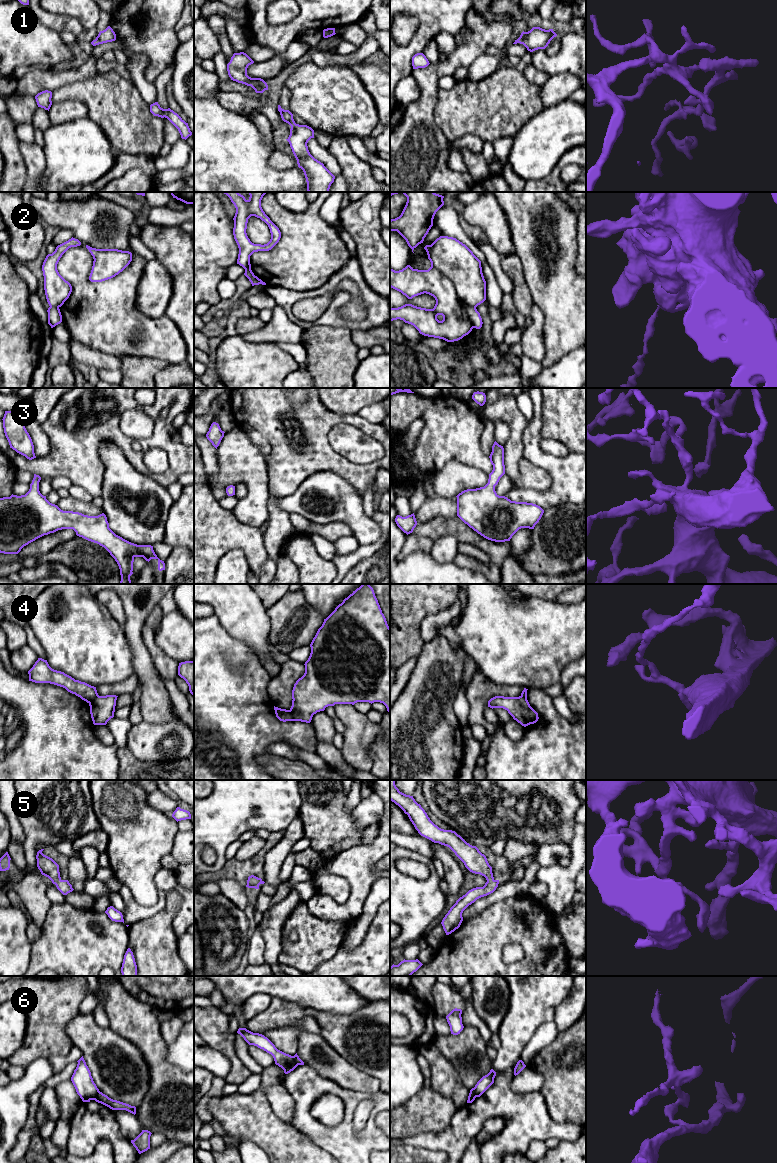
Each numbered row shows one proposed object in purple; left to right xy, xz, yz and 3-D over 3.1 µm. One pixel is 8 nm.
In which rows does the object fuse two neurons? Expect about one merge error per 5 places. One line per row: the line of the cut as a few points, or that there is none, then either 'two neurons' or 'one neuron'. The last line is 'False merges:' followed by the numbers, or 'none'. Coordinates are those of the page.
1: no cut | one neuron
2: yz (468, 305), (467, 317), (473, 327) | two neurons
3: no cut | one neuron
4: xz (288, 710), (291, 713), (292, 720) | two neurons
5: no cut | one neuron
6: xy (99, 1091), (94, 1099) | two neurons
False merges: 2, 4, 6

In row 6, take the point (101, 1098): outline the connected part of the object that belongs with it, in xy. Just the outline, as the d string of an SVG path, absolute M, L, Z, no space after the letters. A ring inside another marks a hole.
M100 1091L97 1094L95 1101L109 1107L112 1110L126 1110L134 1115L136 1114L135 1106L131 1106L129 1104L117 1100L113 1100Z

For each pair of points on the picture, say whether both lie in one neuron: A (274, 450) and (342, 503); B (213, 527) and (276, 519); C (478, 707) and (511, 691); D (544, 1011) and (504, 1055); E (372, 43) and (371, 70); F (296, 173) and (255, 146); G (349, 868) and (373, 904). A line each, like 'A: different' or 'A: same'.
A: different
B: different
C: same
D: same
E: different
F: same
G: different

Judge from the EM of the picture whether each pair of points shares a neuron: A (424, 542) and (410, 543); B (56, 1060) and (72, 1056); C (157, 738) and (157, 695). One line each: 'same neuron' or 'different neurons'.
A: same neuron
B: same neuron
C: different neurons

